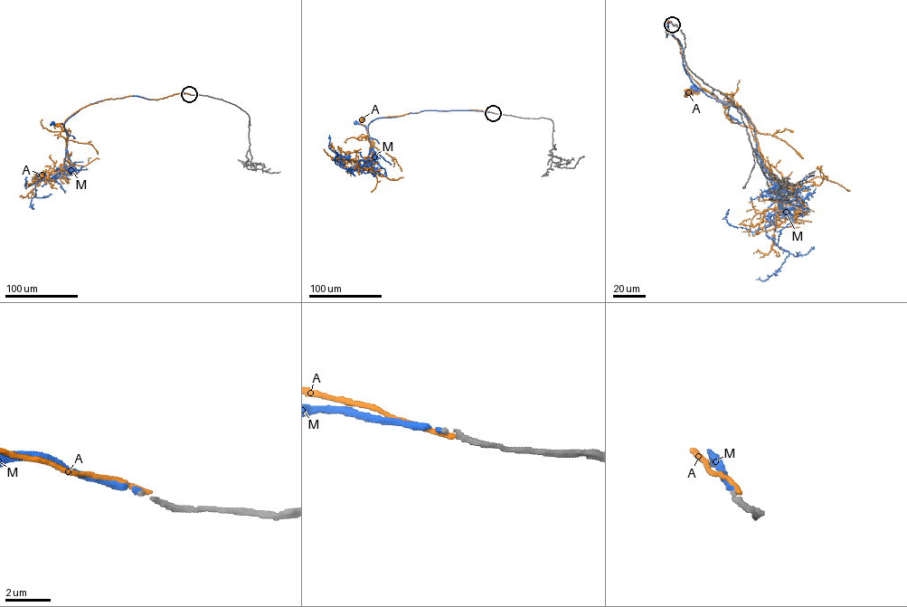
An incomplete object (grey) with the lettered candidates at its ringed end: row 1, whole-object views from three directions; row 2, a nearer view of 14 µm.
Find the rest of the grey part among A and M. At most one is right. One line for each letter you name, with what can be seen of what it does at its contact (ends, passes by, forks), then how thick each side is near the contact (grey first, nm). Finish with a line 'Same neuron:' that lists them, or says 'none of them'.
M: It ends there. Thickness 190 nm (grey) against 170 nm
Same neuron: M

